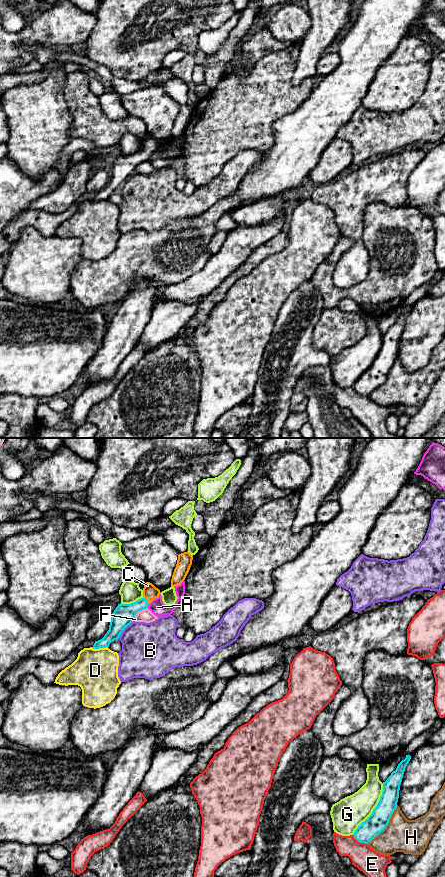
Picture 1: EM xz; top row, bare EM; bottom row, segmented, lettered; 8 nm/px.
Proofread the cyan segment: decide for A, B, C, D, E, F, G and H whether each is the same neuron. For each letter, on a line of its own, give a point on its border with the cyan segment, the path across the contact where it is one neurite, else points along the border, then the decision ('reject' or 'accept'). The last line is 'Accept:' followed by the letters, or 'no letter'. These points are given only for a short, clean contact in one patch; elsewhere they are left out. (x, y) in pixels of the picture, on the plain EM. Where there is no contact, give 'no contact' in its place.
A: meets cyan in xz at (148, 157); reject
B: meets cyan in xz at (124, 180); reject
C: meets cyan in xz at (146, 152); runs through xz (124, 166), (146, 152), (150, 144); accept
D: meets cyan in xz at (99, 199); reject
E: meets cyan in xz at (360, 394); reject
F: meets cyan in xz at (138, 163); reject
G: meets cyan in xz at (374, 361); reject
H: meets cyan in xz at (387, 376); reject
Accept: C

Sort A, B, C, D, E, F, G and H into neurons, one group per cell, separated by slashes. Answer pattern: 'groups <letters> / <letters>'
groups A / B / C / D / E / F / G / H

